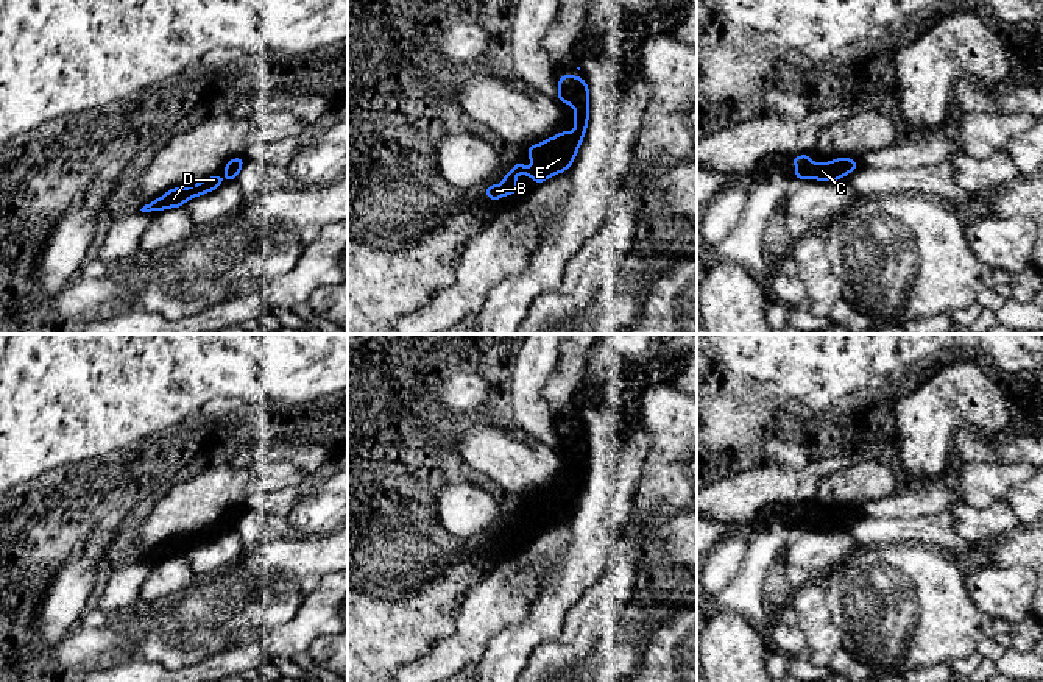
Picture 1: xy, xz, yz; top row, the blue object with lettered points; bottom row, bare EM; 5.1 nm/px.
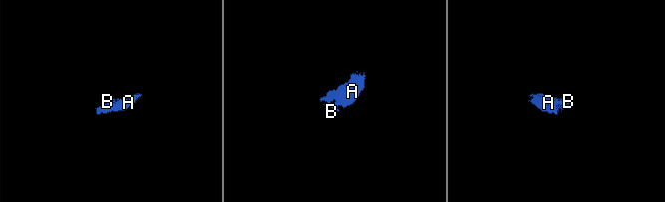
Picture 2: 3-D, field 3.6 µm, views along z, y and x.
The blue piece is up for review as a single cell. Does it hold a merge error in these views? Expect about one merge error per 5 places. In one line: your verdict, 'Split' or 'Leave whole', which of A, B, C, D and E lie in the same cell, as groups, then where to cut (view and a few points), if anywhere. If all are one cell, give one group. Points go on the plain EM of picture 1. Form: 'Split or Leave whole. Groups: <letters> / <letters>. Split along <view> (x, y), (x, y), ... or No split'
Leave whole. Groups: A B C D E. No split

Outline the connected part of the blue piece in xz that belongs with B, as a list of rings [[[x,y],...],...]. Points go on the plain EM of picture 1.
[[[564,424],[557,429],[558,449],[575,457],[575,482],[572,484],[566,479],[563,484],[560,481],[555,487],[529,496],[527,506],[535,512],[530,518],[525,518],[522,512],[518,510],[510,521],[502,526],[502,535],[491,534],[483,538],[494,552],[504,545],[521,540],[514,531],[516,523],[529,524],[533,527],[535,534],[539,534],[549,526],[571,518],[588,476],[589,439],[585,428],[577,428],[575,424]]]

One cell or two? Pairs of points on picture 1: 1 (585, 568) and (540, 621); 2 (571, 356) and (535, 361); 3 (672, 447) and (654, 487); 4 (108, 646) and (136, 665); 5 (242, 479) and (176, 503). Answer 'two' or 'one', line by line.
1: one
2: two
3: one
4: two
5: one

